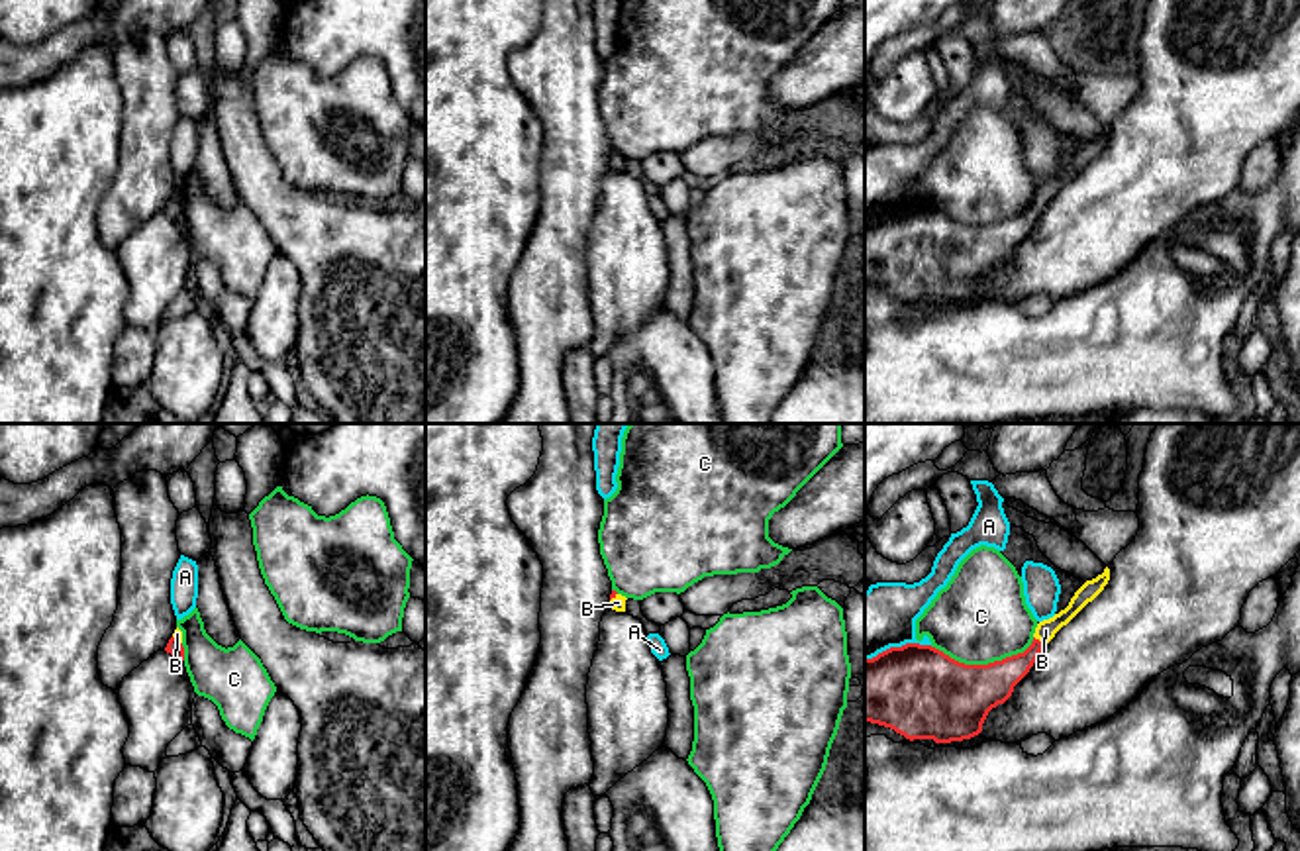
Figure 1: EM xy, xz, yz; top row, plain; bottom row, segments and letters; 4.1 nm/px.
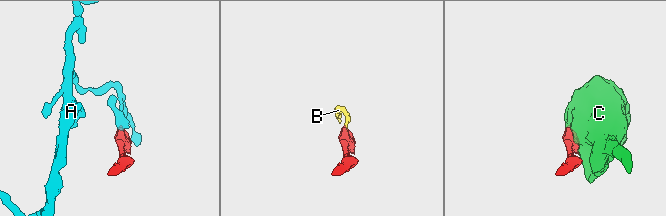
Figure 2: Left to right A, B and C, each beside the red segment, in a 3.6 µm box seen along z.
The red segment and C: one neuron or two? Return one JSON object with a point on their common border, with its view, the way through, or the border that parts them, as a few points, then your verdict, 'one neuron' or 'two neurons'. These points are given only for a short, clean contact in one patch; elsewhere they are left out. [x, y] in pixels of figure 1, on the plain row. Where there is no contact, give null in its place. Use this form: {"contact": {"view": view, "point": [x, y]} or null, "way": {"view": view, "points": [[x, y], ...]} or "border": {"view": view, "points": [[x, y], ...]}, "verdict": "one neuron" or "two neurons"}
{"contact": {"view": "yz", "point": [983, 226]}, "verdict": "two neurons"}

